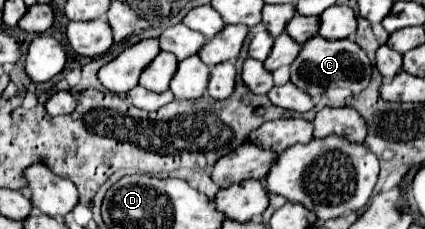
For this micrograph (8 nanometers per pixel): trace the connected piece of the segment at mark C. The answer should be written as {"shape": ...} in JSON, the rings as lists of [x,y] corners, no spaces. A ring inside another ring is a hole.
{"shape":[[[315,36],[303,44],[301,54],[291,64],[291,82],[297,88],[305,90],[315,100],[319,100],[327,88],[335,88],[335,86],[349,88],[353,94],[359,94],[369,86],[371,74],[373,74],[373,62],[367,58],[363,48],[351,38],[327,40],[327,38]]]}

